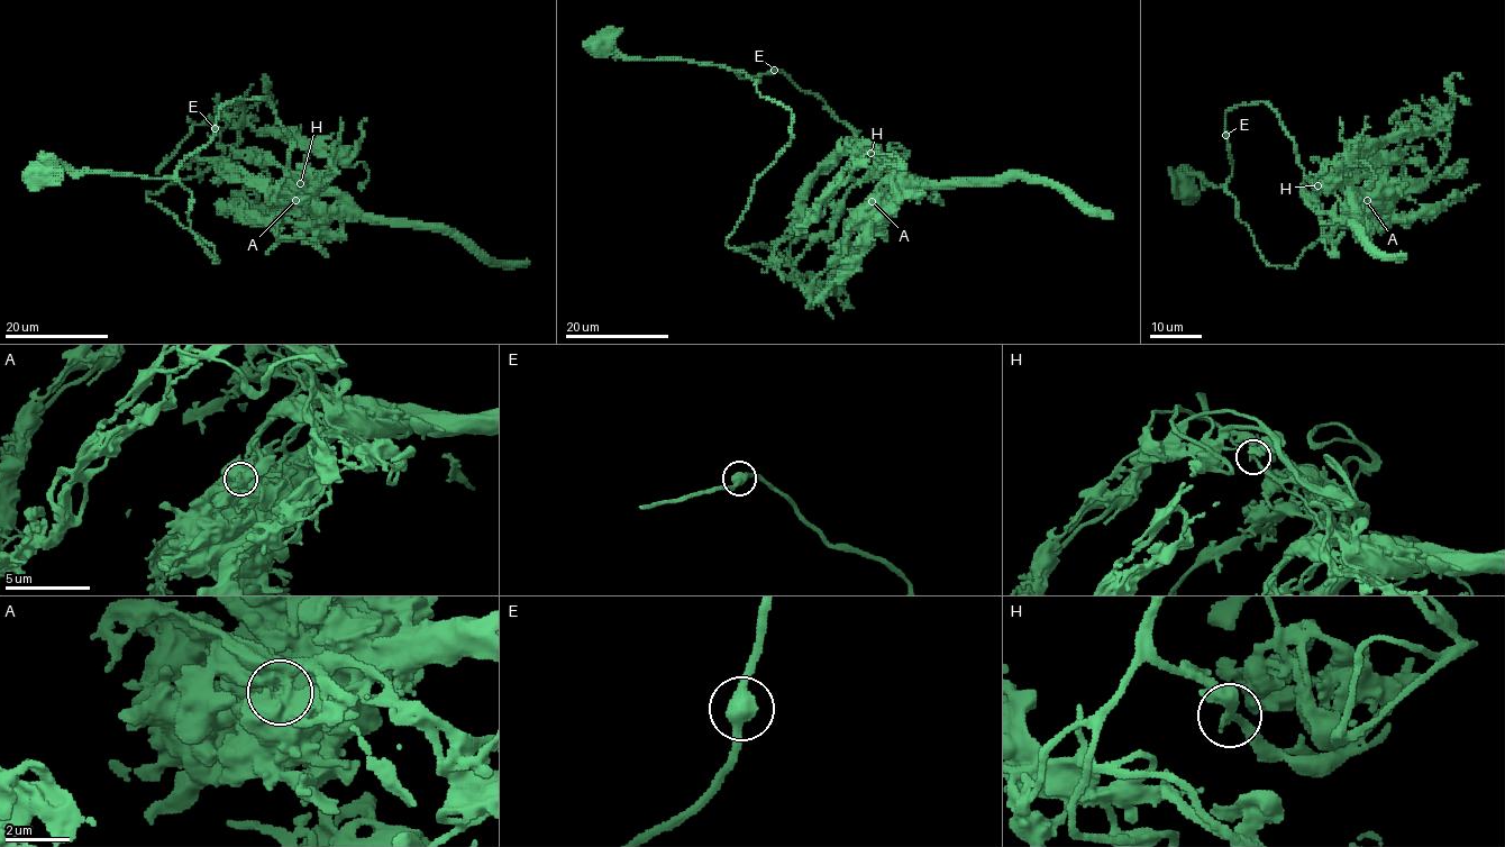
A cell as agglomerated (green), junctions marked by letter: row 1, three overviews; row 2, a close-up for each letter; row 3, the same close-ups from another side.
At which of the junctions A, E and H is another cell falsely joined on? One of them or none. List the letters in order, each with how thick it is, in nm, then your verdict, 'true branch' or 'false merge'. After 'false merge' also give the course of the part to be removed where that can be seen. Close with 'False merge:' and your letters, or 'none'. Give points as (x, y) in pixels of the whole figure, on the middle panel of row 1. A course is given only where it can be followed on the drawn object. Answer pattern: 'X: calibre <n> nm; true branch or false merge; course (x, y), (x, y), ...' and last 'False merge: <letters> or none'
A: calibre 900 nm; false merge; course (873, 201), (895, 194), (906, 184), (1029, 179), (1052, 182), (1088, 208), (1105, 211), (1113, 219)
E: calibre 480 nm; true branch
H: calibre 280 nm; true branch
False merge: A

